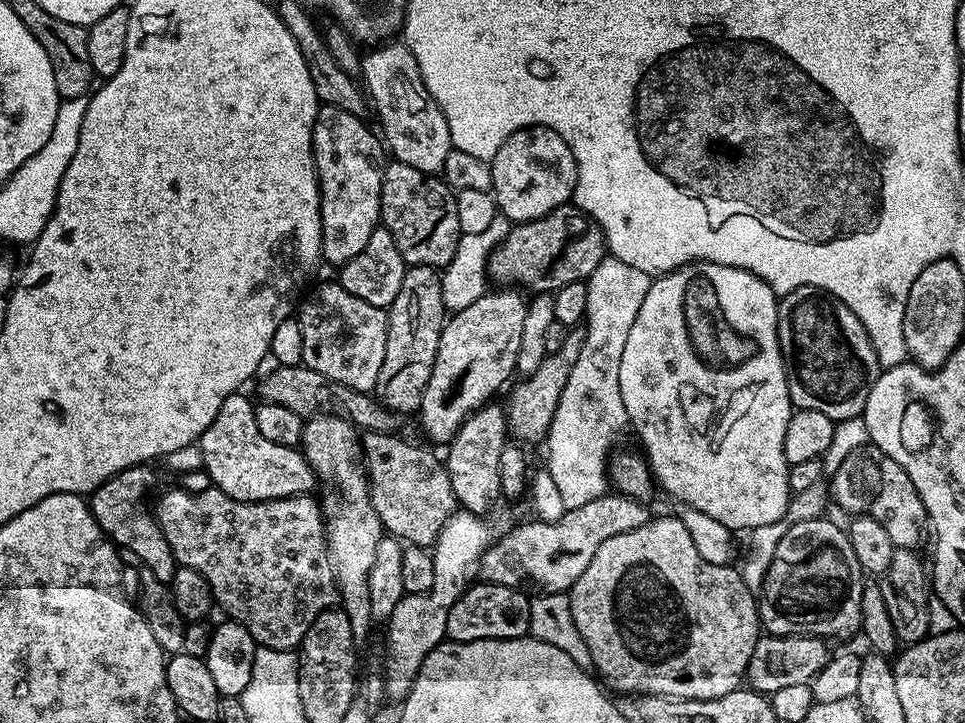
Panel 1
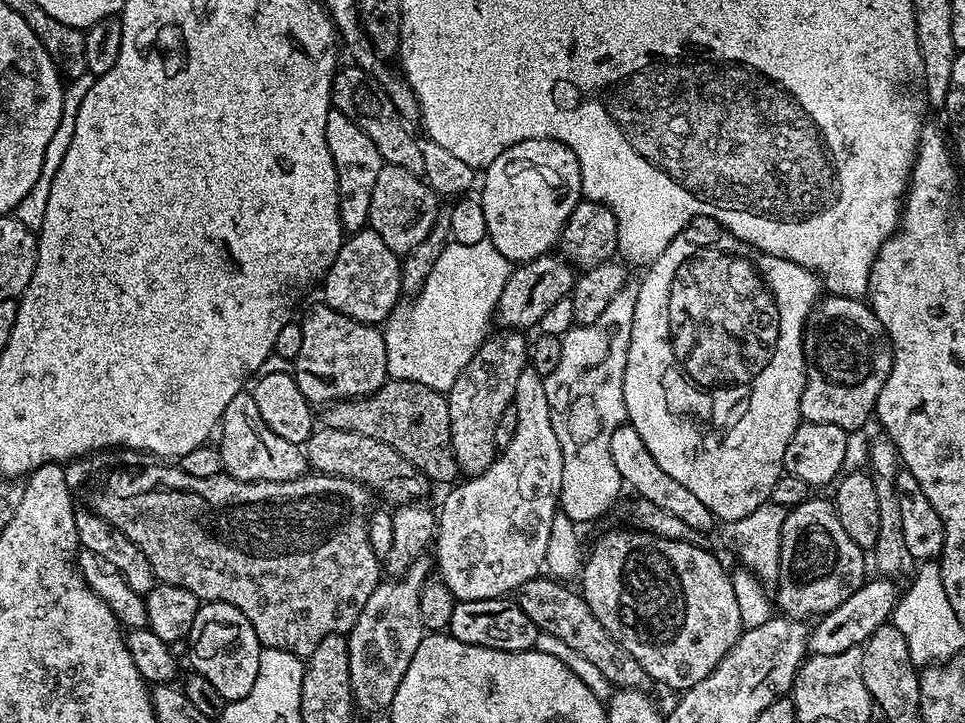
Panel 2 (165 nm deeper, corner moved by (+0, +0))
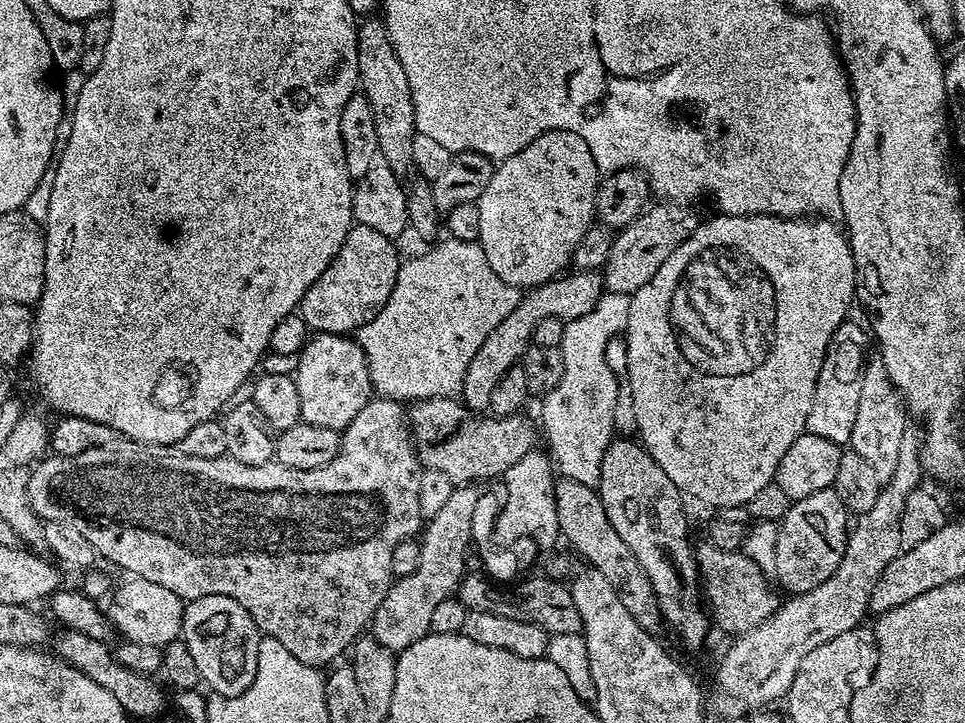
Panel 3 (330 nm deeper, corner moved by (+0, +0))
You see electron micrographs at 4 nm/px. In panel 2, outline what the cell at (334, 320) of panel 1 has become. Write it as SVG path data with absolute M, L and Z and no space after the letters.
M317 302L305 314L304 320L299 321L299 326L302 330L302 350L298 350L294 361L294 375L298 390L302 390L309 404L327 406L334 400L368 396L377 392L389 379L386 342L383 331L377 325L346 318L346 314L338 314L338 310L328 304Z

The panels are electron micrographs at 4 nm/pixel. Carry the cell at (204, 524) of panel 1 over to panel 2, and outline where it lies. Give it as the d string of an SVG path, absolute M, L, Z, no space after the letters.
M152 463L156 464L148 464L145 468L128 468L125 472L110 473L101 482L100 489L96 492L94 511L102 518L106 518L106 522L122 530L122 534L126 534L126 538L130 538L130 542L134 542L134 546L138 546L138 550L146 554L146 562L150 562L150 570L154 570L159 583L185 587L201 602L217 600L242 610L250 626L254 626L254 634L263 647L286 650L301 658L314 654L314 646L318 646L322 638L347 634L354 626L354 622L358 622L358 614L362 614L362 606L366 606L366 598L370 598L370 594L374 594L374 590L382 582L382 564L376 559L368 537L370 492L363 484L357 484L355 480L347 480L341 476L319 474L305 474L290 482L236 480L227 474L210 478L194 478L194 474L186 474L179 466L163 468L160 465L163 463Z

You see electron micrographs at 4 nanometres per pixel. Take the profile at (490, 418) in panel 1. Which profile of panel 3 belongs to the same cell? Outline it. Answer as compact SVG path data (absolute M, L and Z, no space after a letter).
M579 270L569 271L554 280L539 284L537 288L527 289L521 295L518 306L486 336L486 340L472 358L470 366L467 366L465 378L459 390L464 407L473 414L480 414L488 409L490 394L494 394L498 382L502 382L507 372L523 361L524 352L532 343L534 326L538 326L538 322L544 321L545 318L558 318L565 322L582 318L584 314L590 314L598 306L600 297L605 291L604 278L599 271Z

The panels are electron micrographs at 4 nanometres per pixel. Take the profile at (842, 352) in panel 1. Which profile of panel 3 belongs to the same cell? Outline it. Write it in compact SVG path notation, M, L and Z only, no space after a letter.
M852 323L841 324L840 329L832 336L830 346L826 350L826 358L822 362L822 370L818 374L812 409L806 418L807 432L841 446L851 445L852 442L854 422L858 419L858 401L862 395L864 365L870 356L869 333L866 328L864 333L862 325Z

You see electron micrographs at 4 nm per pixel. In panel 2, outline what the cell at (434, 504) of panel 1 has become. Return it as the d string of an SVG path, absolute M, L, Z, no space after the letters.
M320 426L313 431L312 437L302 447L309 469L313 473L355 480L375 495L377 492L382 499L389 500L392 506L423 501L427 497L430 487L428 477L422 475L409 460L402 458L398 450L386 446L386 442L378 442L378 438L366 438L366 434Z

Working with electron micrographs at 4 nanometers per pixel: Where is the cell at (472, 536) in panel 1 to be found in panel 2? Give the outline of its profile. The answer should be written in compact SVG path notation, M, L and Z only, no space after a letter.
M529 366L522 370L522 374L518 374L518 386L514 386L511 408L516 411L516 425L510 446L503 448L485 472L465 479L465 484L457 483L449 487L445 491L449 492L444 496L444 505L438 508L434 564L439 579L450 586L457 601L507 597L524 583L539 577L544 568L550 526L560 507L562 446L558 446L558 434L554 434L554 426L550 423L550 402L546 402L544 377L538 374L538 370Z

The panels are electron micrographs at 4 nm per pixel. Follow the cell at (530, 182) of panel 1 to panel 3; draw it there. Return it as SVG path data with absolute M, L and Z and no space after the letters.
M566 130L542 134L530 142L530 146L503 161L495 169L490 186L482 190L478 201L478 243L494 273L503 282L521 290L537 288L539 284L561 275L571 265L576 247L597 219L596 197L601 179L602 173L594 162L594 154L590 154L590 146L586 146L578 134L570 134Z

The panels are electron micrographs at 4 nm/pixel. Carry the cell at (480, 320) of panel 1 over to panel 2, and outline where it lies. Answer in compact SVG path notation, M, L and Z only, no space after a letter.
M545 254L513 267L495 311L495 319L498 324L500 322L499 327L504 330L535 329L542 314L546 314L546 310L550 310L554 302L565 299L571 293L576 285L577 275L577 269L560 254Z

